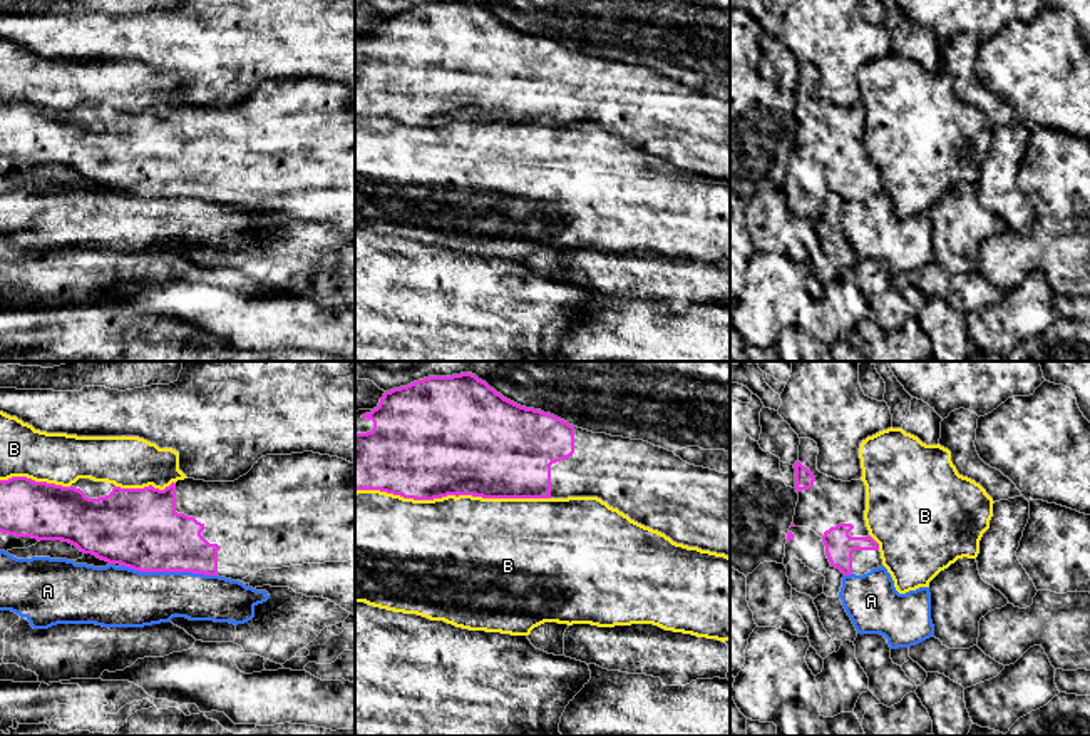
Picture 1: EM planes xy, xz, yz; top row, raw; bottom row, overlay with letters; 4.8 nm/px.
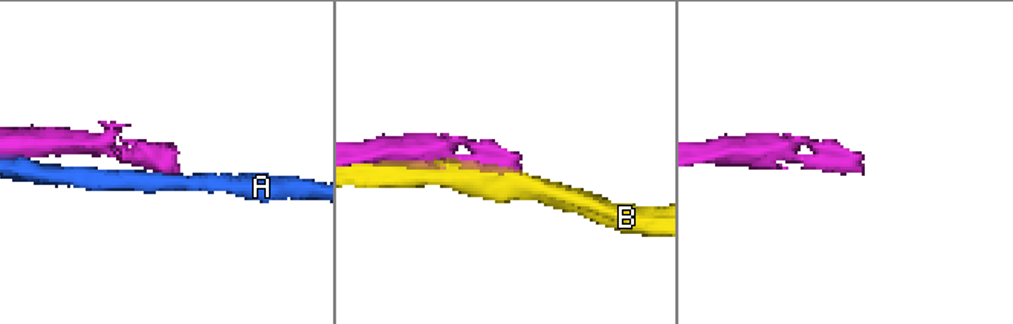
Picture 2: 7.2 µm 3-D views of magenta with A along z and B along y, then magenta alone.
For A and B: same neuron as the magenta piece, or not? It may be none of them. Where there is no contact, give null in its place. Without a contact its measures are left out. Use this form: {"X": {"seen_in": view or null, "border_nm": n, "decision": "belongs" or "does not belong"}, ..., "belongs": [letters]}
{"A": {"seen_in": "xy", "border_nm": 460, "decision": "does not belong"}, "B": {"seen_in": "xz", "border_nm": 950, "decision": "does not belong"}, "belongs": []}

